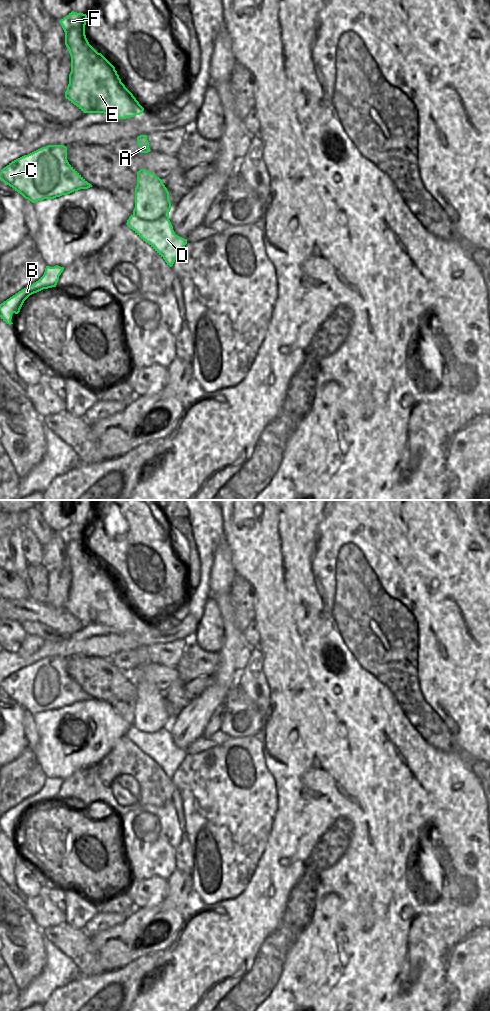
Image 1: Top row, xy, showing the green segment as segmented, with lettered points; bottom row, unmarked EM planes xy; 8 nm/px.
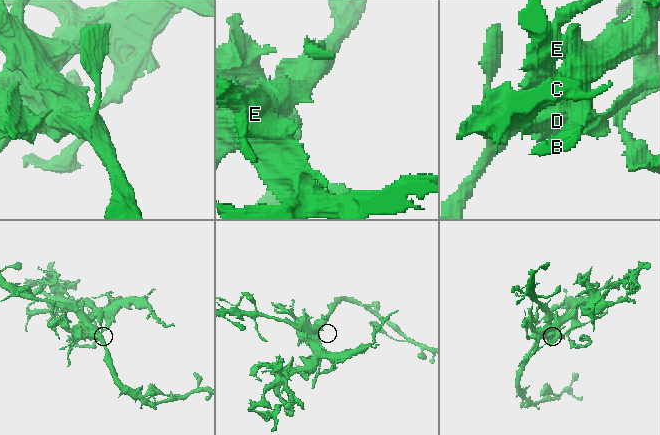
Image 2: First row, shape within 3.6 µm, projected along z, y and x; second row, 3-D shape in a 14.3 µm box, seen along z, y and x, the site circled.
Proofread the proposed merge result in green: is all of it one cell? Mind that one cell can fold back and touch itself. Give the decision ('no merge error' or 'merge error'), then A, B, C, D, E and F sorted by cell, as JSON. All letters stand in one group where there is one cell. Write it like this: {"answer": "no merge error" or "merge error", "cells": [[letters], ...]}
{"answer": "merge error", "cells": [["A", "E", "F"], ["B", "C", "D"]]}

